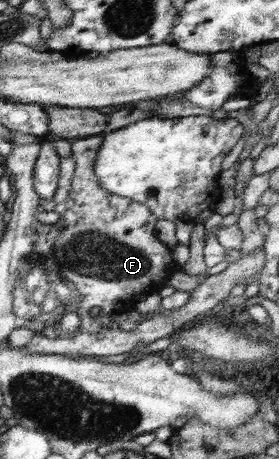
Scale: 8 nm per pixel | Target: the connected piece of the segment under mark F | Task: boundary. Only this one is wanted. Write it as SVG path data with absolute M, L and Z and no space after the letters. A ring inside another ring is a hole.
M103 134L71 140L76 165L70 189L74 204L55 223L61 230L55 238L55 259L63 277L72 281L80 293L79 303L74 306L81 323L73 331L74 336L107 330L101 317L120 311L122 303L134 295L159 292L164 281L180 269L173 261L173 249L157 237L157 219L151 210L111 193L98 181L94 168L104 140ZM92 307L101 308L97 317L89 312Z

